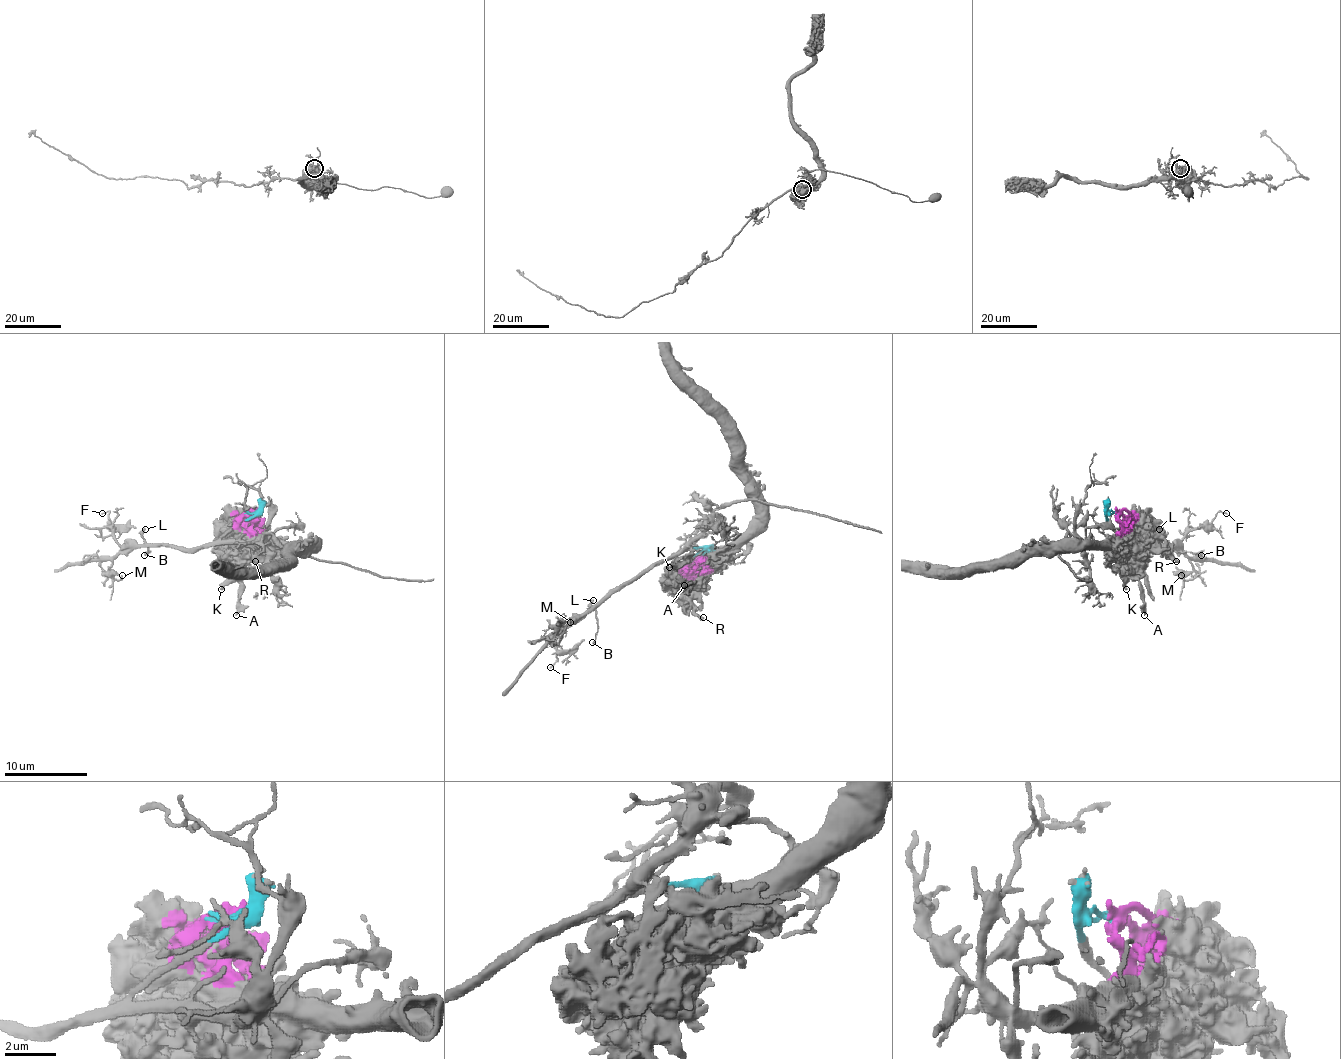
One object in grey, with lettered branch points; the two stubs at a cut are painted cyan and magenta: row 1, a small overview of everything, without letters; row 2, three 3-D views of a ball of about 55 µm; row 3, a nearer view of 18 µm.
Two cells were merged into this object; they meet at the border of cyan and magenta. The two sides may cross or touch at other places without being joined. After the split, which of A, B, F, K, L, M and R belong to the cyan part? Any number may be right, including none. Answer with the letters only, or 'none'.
B, F, L, M

